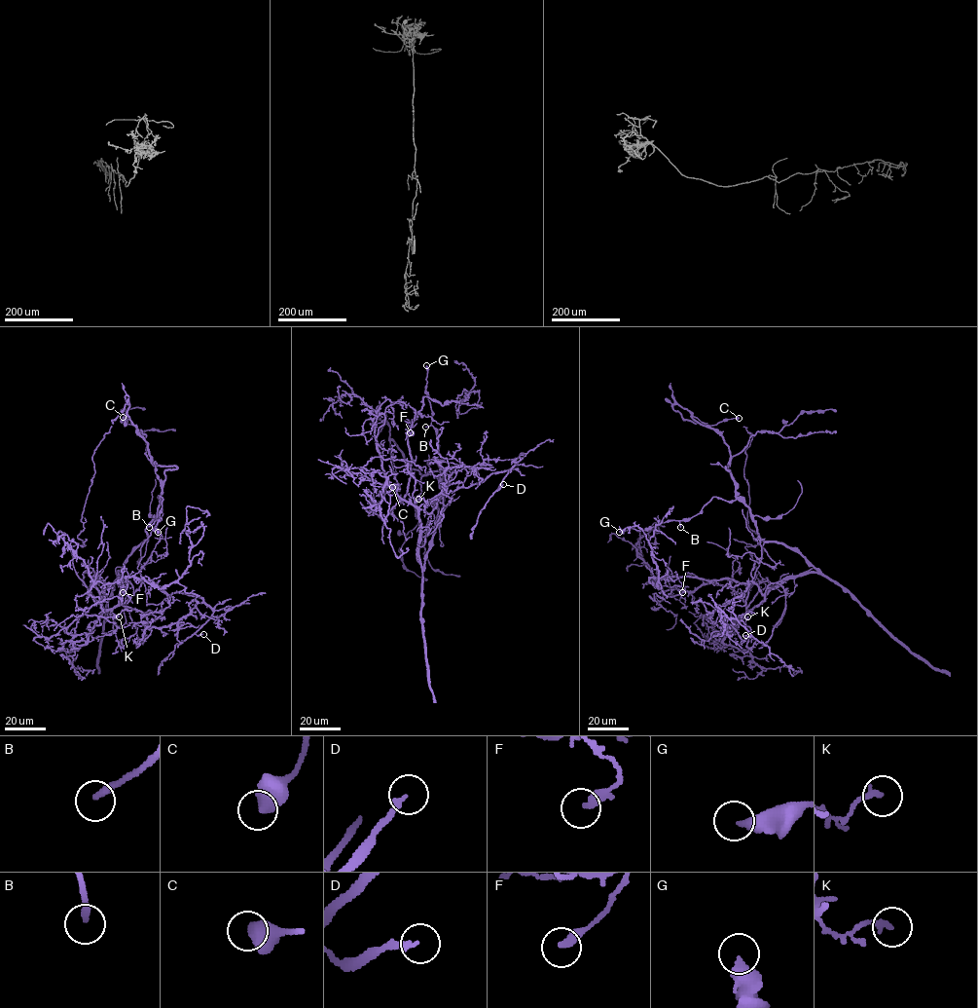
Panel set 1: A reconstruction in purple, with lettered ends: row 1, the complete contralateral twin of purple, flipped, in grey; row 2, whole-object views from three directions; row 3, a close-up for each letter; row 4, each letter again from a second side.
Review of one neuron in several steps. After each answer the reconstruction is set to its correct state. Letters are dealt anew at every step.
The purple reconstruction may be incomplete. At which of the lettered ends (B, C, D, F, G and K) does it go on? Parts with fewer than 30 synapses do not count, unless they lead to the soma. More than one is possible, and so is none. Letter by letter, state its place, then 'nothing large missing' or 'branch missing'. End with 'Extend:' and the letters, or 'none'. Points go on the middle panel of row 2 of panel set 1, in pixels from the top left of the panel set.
B: (425, 427) | nothing large missing
C: (392, 487) | nothing large missing
D: (503, 484) | nothing large missing
F: (410, 432) | nothing large missing
G: (426, 365) | nothing large missing
K: (418, 499) | nothing large missing
Extend: none

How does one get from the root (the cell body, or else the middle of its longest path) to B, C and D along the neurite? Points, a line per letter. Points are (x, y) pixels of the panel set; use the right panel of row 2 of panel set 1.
B: (762, 594), (752, 578), (764, 541), (742, 502), (713, 497), (699, 513), (679, 521), (680, 527)
C: (762, 594), (752, 578), (764, 541), (736, 495), (725, 466), (728, 446), (692, 416), (708, 425), (739, 418)
D: (762, 594), (755, 584), (748, 581), (744, 595), (734, 600), (734, 615), (750, 636), (745, 635)

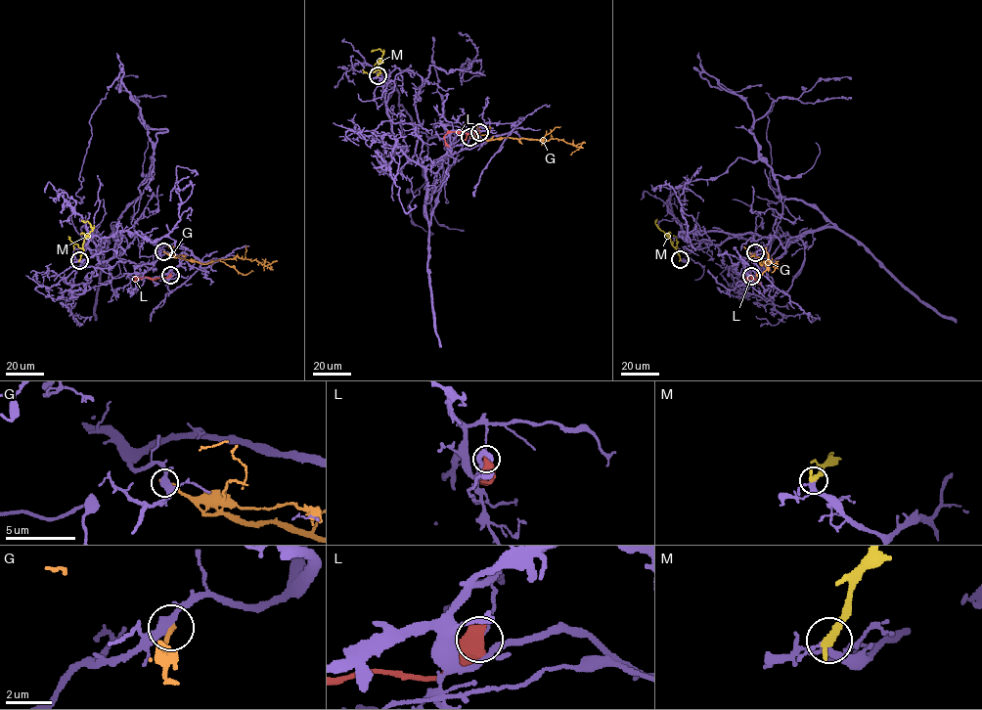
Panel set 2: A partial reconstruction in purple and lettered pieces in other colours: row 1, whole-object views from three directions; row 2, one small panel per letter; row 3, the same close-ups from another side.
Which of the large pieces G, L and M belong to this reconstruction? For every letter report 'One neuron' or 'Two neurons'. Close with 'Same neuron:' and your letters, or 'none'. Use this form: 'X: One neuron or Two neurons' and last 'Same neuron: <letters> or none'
G: Two neurons
L: Two neurons
M: One neuron
Same neuron: M

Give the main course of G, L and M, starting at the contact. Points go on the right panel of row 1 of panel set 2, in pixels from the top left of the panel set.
G: (755, 253), (760, 264), (768, 258), (780, 270), (782, 264), (786, 264)
L: (751, 275), (751, 279), (746, 279), (756, 278), (760, 285)
M: (681, 259), (669, 238), (655, 224), (656, 219)

